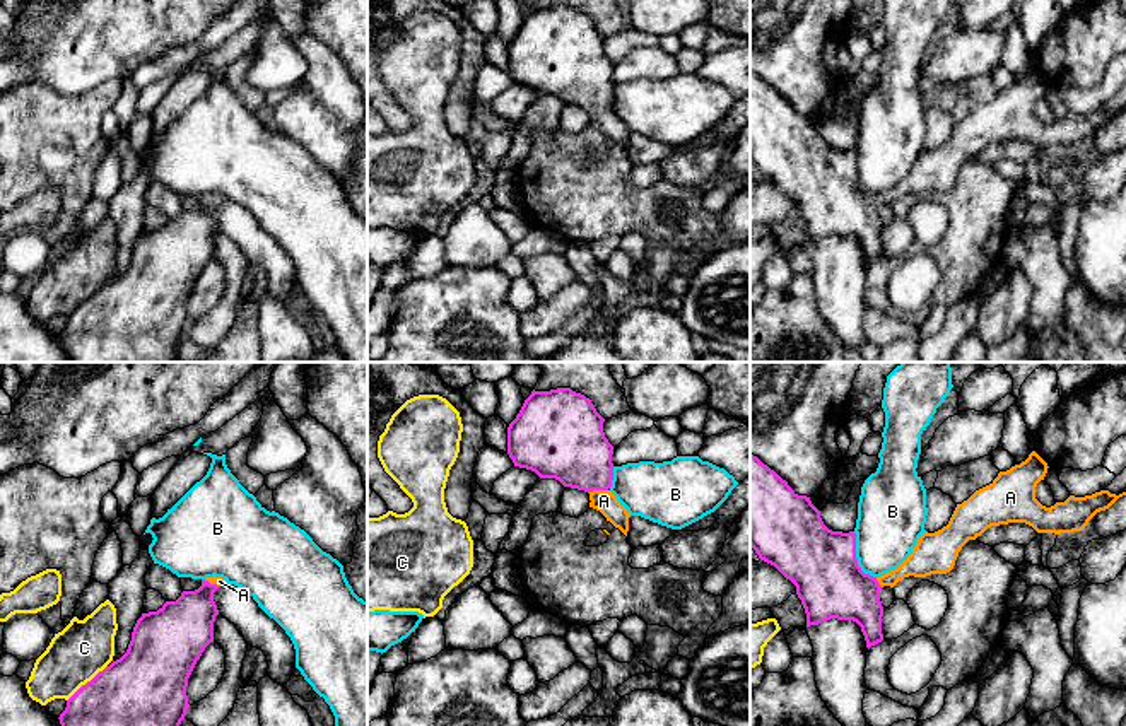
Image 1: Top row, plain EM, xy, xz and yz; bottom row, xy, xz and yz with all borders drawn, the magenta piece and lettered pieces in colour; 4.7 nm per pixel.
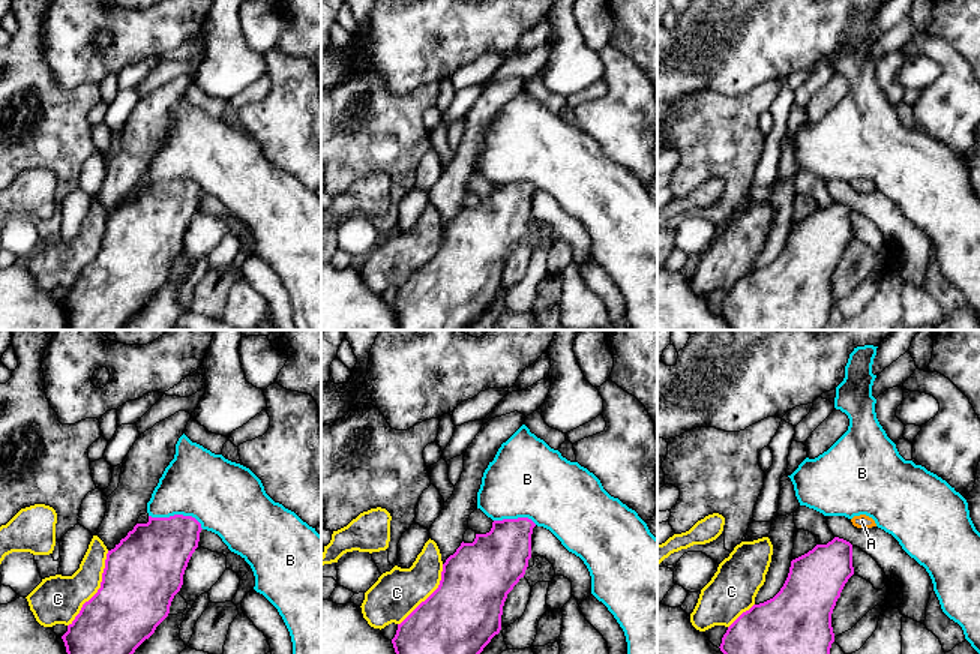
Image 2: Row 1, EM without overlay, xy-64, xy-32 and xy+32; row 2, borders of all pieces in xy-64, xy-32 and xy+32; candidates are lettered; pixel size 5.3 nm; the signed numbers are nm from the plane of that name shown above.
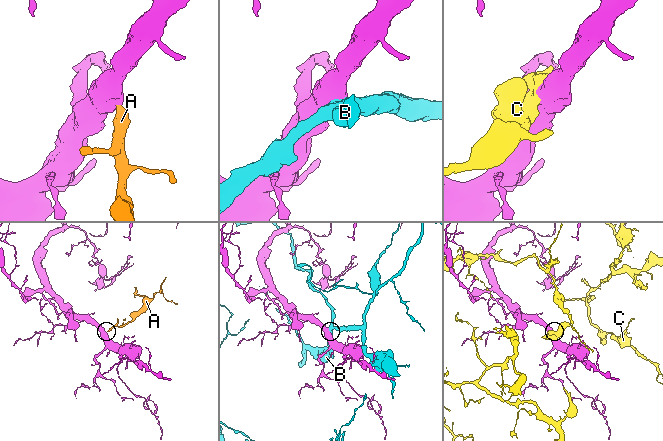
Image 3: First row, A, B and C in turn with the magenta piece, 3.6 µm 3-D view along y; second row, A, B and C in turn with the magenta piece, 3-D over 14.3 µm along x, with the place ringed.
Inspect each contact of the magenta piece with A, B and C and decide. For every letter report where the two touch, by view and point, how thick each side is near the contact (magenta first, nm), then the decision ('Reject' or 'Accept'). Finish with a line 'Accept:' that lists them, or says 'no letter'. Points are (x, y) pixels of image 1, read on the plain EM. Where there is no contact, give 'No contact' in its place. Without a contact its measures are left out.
A: Touches magenta at xz (597, 106). Thickness 340 nm (magenta) against 110 nm. Accept
B: Touches magenta at yz (855, 175). Thickness 320 nm (magenta) against 320 nm. Reject
C: Touches magenta at xy (87, 299). Thickness 500 nm (magenta) against 260 nm. Reject
Accept: A

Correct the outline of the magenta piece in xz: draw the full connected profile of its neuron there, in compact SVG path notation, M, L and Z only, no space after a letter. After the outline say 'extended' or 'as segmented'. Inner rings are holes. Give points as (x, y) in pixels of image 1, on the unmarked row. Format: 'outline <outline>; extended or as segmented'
outline M571 5L533 7L507 44L507 72L514 84L531 87L540 96L555 96L564 104L588 109L589 125L600 128L627 154L630 132L608 108L613 97L613 63L605 55L603 39L605 36L591 17Z; extended

